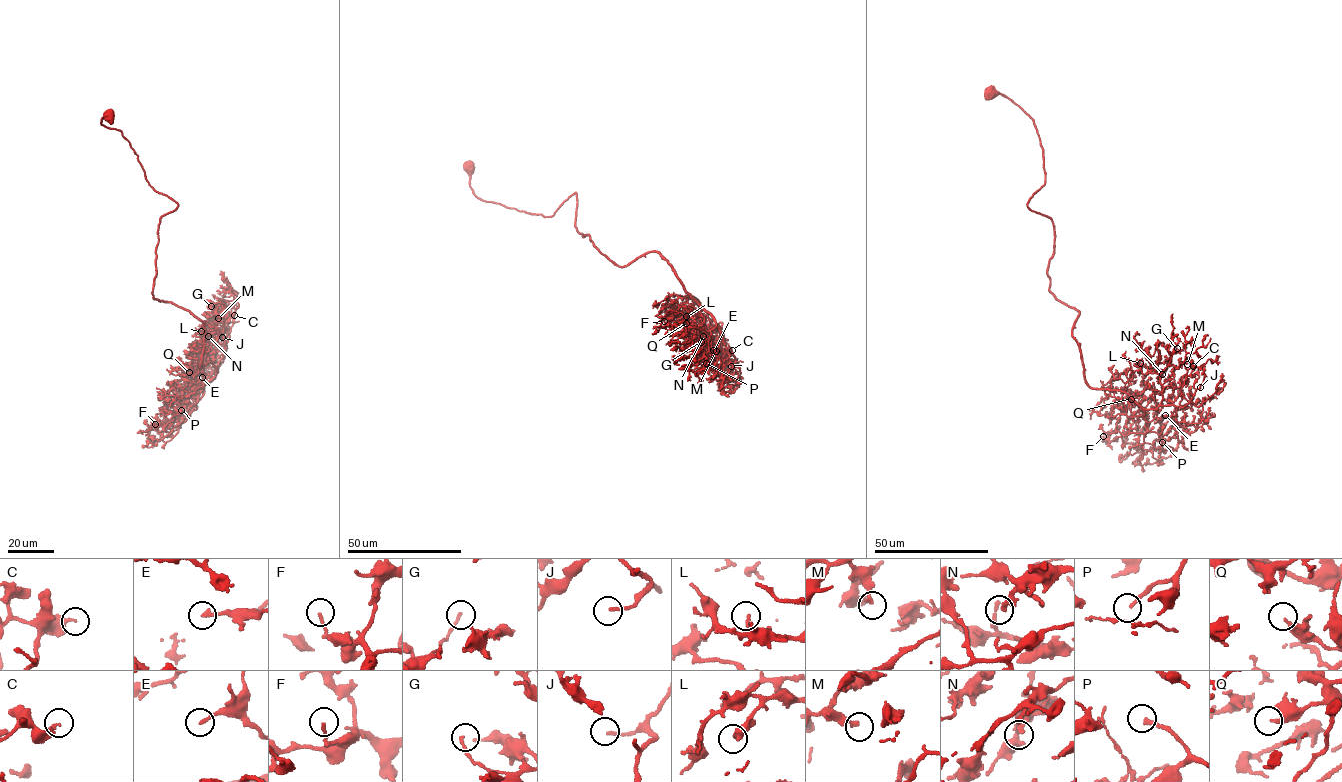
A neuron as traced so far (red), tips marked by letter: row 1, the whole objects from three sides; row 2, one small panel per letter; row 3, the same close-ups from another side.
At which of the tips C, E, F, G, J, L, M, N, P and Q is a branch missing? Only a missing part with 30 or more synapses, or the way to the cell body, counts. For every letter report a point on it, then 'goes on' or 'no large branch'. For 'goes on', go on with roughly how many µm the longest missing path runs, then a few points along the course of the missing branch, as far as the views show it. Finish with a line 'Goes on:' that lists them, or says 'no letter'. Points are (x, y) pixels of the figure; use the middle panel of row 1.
C: (732, 350) | no large branch
E: (713, 350) | goes on | 9 µm | (713, 350), (698, 356)
F: (664, 321) | no large branch
G: (701, 342) | no large branch
J: (731, 366) | goes on | 8 µm | (731, 366), (717, 368)
L: (686, 316) | no large branch
M: (716, 351) | no large branch
N: (703, 336) | no large branch
P: (706, 363) | goes on | 9 µm
Q: (686, 323) | no large branch
Goes on: E, J, P

